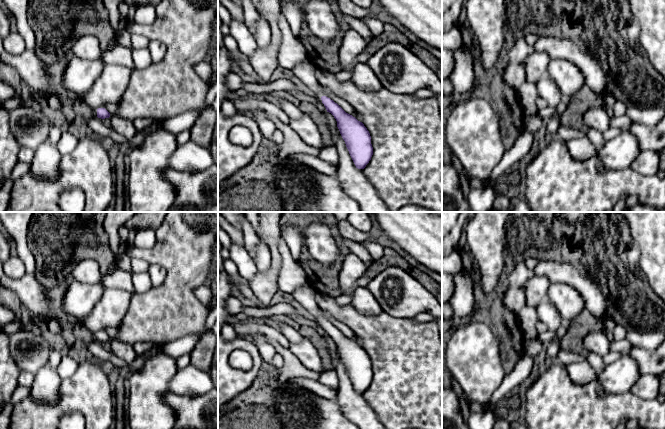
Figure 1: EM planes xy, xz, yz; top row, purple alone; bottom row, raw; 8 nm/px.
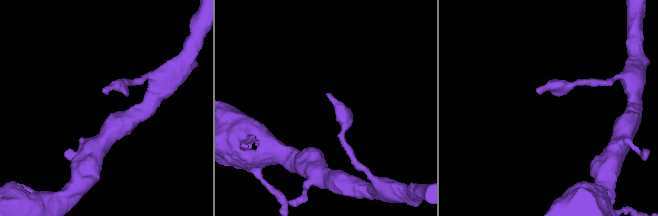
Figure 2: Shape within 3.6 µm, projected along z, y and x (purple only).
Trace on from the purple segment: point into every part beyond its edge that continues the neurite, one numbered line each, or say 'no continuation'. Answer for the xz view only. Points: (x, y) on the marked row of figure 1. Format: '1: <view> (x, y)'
1: xz (305, 71)

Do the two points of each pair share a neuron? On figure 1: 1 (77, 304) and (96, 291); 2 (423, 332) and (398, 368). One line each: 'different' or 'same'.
1: same
2: same

